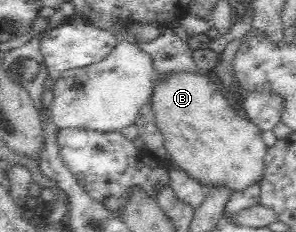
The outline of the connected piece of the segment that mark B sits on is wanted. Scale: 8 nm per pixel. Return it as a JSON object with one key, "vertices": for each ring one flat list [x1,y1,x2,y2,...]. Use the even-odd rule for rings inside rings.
{"vertices":[[173,70,173,73,154,73,150,108,153,110,156,126,164,139,166,155,176,163,185,175,198,180,203,186,227,184,233,191,243,191,259,183,265,173,265,155,268,146,261,138,261,128,247,118,238,107,232,105,213,78,193,70]]}

